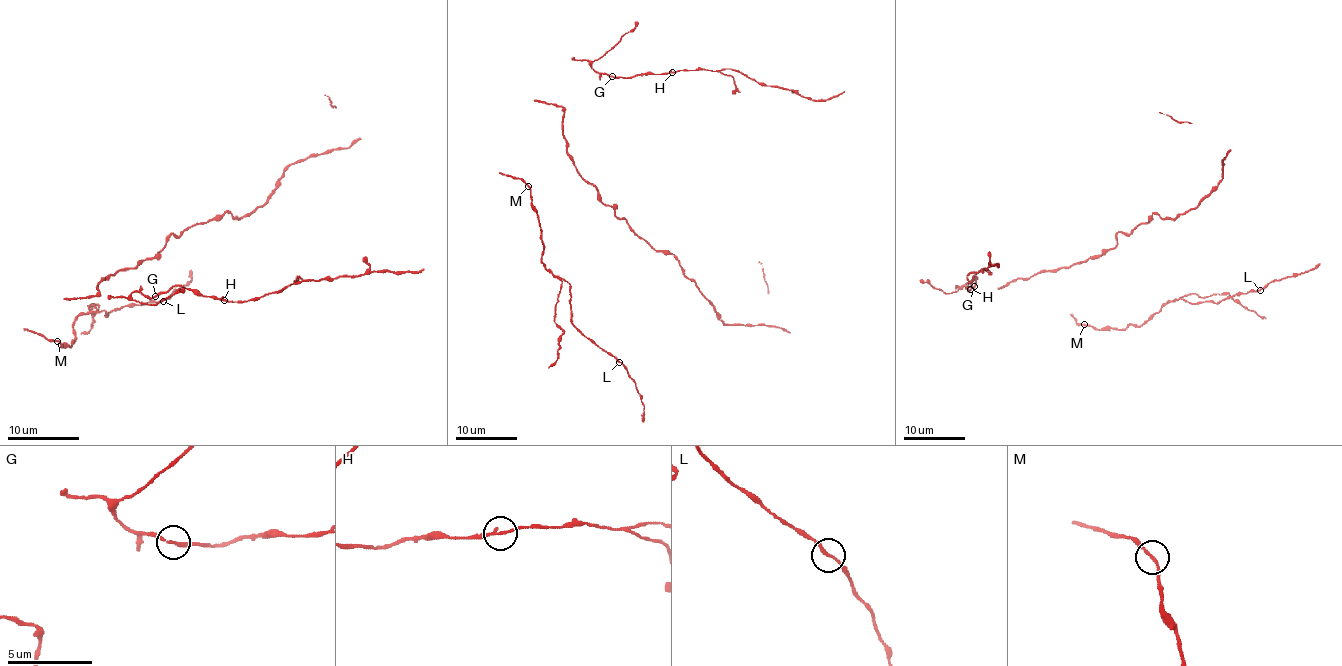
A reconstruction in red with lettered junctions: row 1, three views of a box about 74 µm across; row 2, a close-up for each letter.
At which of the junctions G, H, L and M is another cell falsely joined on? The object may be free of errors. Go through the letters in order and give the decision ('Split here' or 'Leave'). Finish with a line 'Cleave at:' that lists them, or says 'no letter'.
G: Leave
H: Leave
L: Leave
M: Leave
Cleave at: no letter

